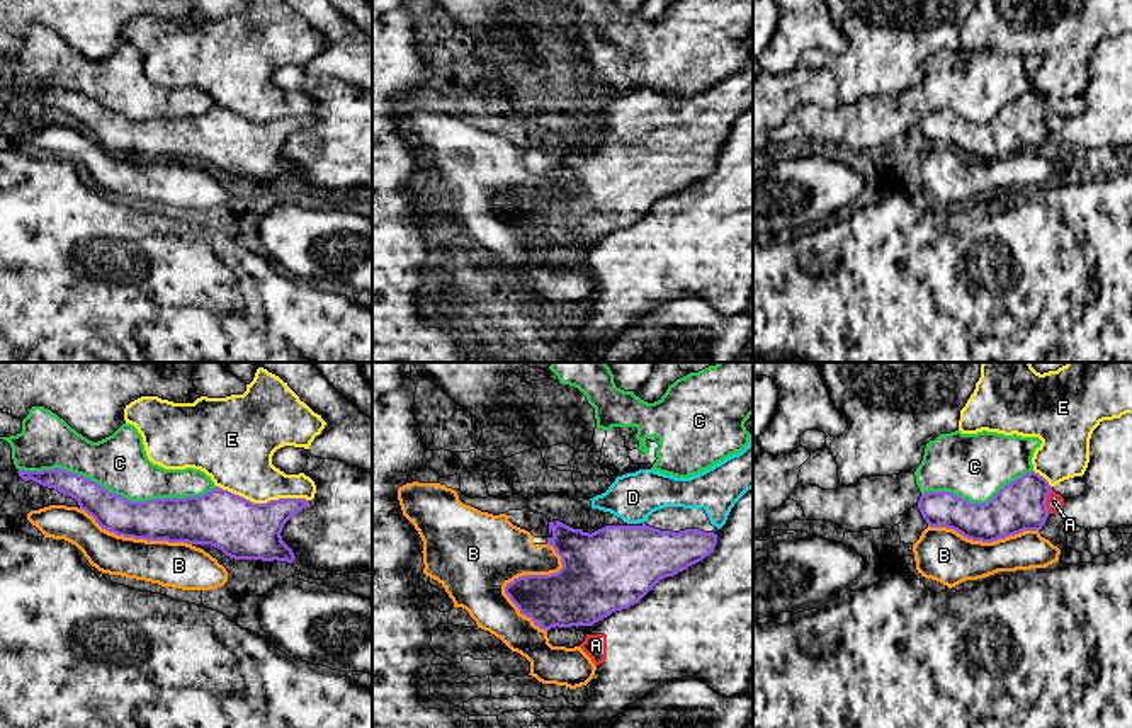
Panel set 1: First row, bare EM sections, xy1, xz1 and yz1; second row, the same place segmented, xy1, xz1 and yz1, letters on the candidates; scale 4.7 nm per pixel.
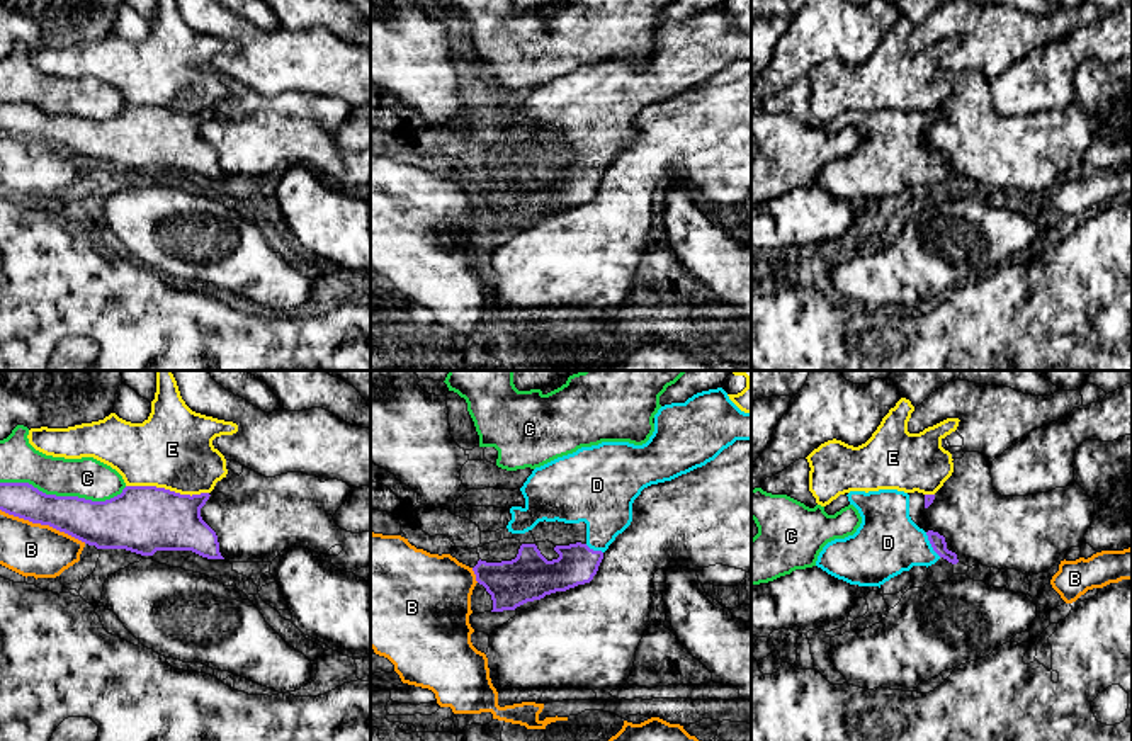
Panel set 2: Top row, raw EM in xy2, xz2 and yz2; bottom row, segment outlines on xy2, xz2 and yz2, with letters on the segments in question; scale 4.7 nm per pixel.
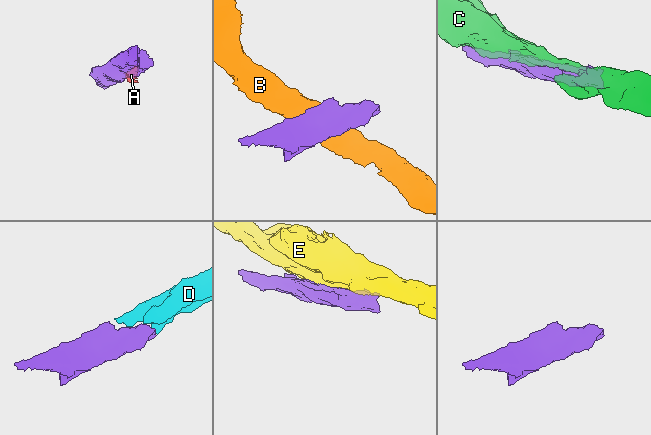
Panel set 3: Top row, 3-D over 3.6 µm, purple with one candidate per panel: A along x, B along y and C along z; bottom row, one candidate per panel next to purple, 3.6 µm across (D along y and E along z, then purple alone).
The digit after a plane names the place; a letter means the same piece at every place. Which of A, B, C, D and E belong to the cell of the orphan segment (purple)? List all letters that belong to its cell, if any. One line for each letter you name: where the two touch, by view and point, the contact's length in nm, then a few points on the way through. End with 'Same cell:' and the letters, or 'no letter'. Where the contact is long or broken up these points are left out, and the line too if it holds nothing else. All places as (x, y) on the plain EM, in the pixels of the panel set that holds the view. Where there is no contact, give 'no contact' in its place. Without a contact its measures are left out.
D: meets purple in yz2 at (930, 162); contact 140 nm long
Same cell: D

